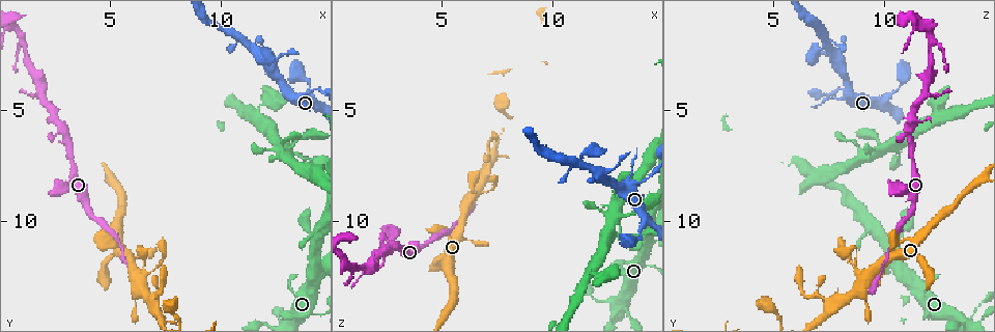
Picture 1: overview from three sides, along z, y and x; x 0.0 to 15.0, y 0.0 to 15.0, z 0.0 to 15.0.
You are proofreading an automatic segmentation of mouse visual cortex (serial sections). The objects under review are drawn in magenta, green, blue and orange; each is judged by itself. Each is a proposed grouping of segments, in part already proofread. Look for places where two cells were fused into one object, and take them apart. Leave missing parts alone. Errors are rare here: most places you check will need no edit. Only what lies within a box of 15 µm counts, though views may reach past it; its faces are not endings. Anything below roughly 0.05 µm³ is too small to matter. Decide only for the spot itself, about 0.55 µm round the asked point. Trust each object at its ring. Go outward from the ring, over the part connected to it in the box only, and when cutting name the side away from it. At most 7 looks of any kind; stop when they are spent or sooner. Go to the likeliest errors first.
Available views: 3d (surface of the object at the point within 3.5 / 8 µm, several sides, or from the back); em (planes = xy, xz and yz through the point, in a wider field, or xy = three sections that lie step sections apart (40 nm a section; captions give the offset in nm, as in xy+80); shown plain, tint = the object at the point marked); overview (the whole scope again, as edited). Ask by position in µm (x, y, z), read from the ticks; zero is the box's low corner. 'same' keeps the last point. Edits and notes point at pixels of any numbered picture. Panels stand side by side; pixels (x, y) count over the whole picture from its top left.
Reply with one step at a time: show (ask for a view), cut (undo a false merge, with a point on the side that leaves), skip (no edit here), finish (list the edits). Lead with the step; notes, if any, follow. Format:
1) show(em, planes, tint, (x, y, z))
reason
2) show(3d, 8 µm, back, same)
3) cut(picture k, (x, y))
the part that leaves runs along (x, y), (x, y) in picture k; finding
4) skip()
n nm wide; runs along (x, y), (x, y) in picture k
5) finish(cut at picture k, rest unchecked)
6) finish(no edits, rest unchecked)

show(3d, 3.5 µm, (5.3, 10.8, 10.5))
sudden change in width

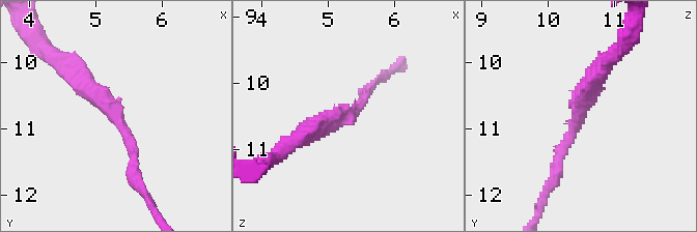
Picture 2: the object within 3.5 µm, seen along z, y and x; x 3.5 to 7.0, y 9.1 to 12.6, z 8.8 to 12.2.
skip()
arms of 150, 300 nm; runs along (72, 73), (122, 126), (135, 180) in picture 2; one cell here

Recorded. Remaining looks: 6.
show(3d, 3.5 µm, (14.2, 11.2, 10.4))

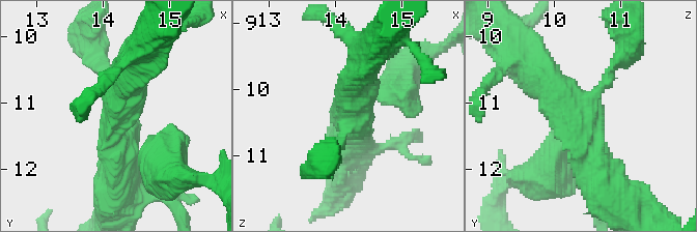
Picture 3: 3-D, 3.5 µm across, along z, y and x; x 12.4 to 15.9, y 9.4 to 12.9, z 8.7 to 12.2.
show(em, xy, step 3, tint, (14.25, 11.20, 10.40))
3 arms; arms of 150, 450, 500 nm; need the tissue

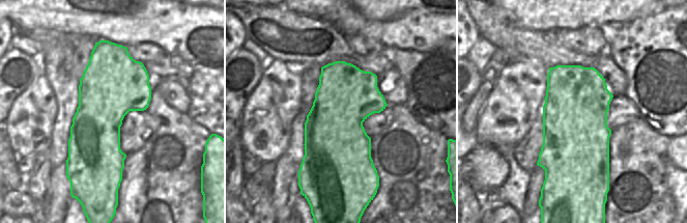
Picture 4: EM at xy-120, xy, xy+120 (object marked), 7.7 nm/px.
skip()
runs along (603, 179), (587, 119), (531, 68) in picture 3; one cell here

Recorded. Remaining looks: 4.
show(3d, 3.5 µm, back, (13.0, 6.7, 9.6))
branch point

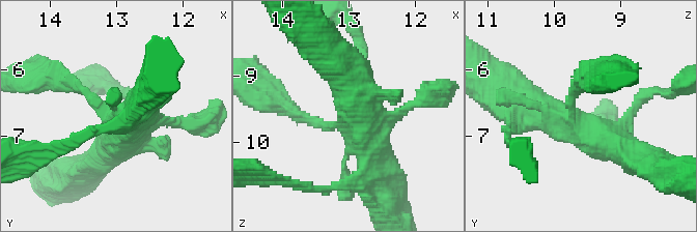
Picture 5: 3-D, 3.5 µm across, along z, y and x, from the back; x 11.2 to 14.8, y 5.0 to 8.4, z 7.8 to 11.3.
show(em, xy, step 1, tint, (13.05, 6.75, 9.75))
shape alone is not enough

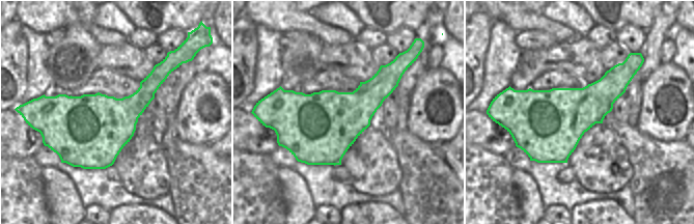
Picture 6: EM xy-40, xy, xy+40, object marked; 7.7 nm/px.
skip()
runs along (626, 150), (587, 135), (516, 96) in picture 5; all the same cell

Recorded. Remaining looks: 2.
finish(no edits, rest unchecked)

